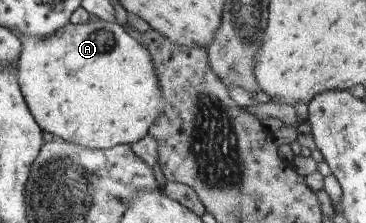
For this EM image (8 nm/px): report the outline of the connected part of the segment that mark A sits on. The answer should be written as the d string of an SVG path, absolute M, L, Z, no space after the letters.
M93 17L86 24L71 24L64 26L63 29L56 30L56 34L50 34L46 38L34 38L34 36L24 36L18 32L17 36L22 42L22 50L19 56L16 75L18 76L19 87L22 88L23 98L31 110L36 123L44 128L44 133L48 132L66 142L70 142L88 149L107 150L117 145L132 145L148 136L150 126L158 118L162 110L163 88L160 87L159 76L154 74L152 60L148 52L122 28L122 21L107 22L106 20L95 20Z

